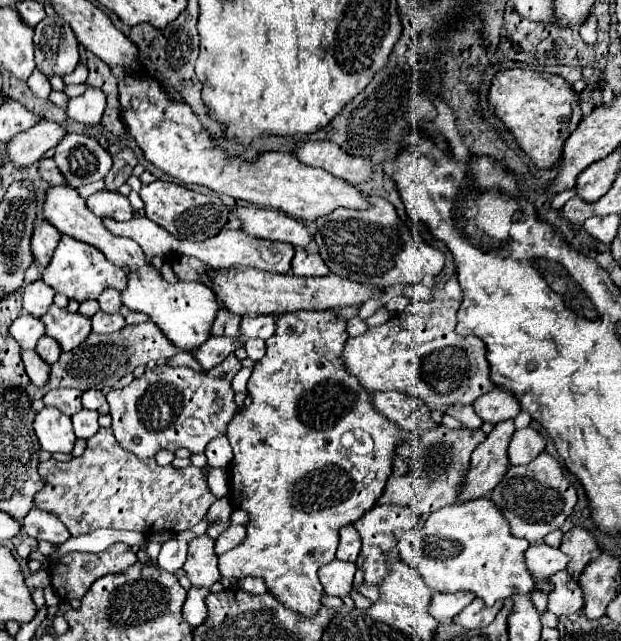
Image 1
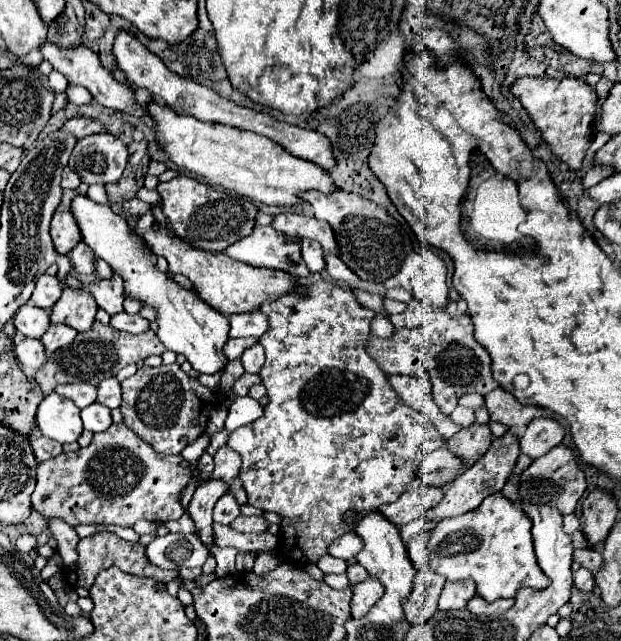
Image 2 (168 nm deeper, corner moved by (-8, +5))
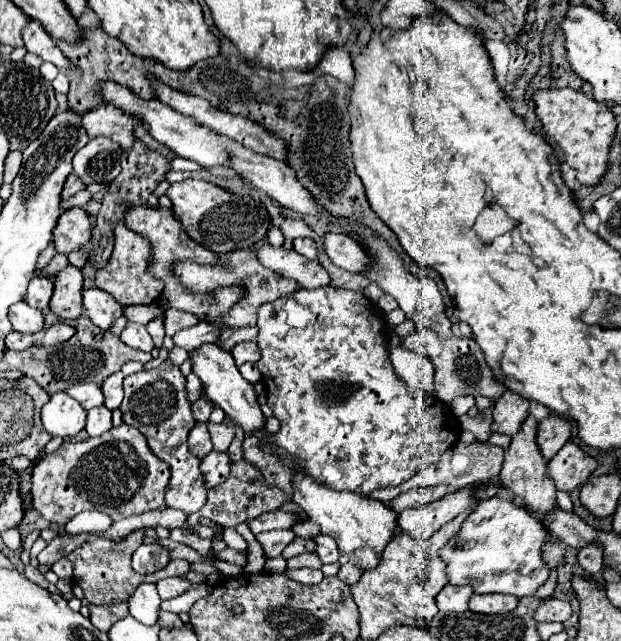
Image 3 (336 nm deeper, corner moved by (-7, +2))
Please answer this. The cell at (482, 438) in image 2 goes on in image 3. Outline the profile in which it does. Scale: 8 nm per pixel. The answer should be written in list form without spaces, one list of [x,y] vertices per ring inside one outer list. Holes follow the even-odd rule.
[[[484,410],[484,412],[480,412],[474,418],[460,416],[458,422],[460,422],[462,430],[472,430],[474,438],[478,442],[488,442],[490,434],[492,434],[492,430],[490,430],[490,426],[492,426],[492,410]]]

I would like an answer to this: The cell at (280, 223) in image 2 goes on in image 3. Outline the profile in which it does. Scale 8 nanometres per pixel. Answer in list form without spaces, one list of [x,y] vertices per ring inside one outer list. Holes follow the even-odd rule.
[[[340,232],[324,234],[324,248],[330,260],[348,272],[362,272],[368,264],[368,256],[364,256],[360,244],[356,244],[356,240],[346,234]]]

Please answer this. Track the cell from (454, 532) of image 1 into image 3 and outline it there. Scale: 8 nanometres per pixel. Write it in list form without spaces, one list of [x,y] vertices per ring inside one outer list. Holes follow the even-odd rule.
[[[504,498],[482,500],[476,510],[464,520],[458,534],[452,536],[440,550],[446,564],[446,576],[452,586],[472,584],[474,594],[498,592],[516,598],[534,596],[548,580],[548,570],[542,562],[542,546],[546,530],[526,508]]]

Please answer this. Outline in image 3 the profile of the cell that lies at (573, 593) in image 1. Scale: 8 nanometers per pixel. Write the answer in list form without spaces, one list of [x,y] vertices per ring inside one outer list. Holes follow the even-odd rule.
[[[594,544],[584,546],[578,552],[576,560],[578,560],[578,566],[586,572],[586,576],[592,576],[592,578],[598,578],[600,576],[600,568],[604,564],[602,564],[602,550],[598,546],[594,546]]]

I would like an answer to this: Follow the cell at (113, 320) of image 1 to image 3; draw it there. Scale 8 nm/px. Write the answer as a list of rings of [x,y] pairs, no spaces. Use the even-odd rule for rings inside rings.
[[[128,322],[128,324],[126,324],[126,328],[122,330],[120,338],[122,338],[122,342],[124,342],[124,344],[128,344],[128,346],[132,346],[132,348],[136,348],[136,350],[150,352],[150,350],[154,348],[152,338],[150,338],[150,334],[148,334],[146,326],[136,324],[136,322]]]

